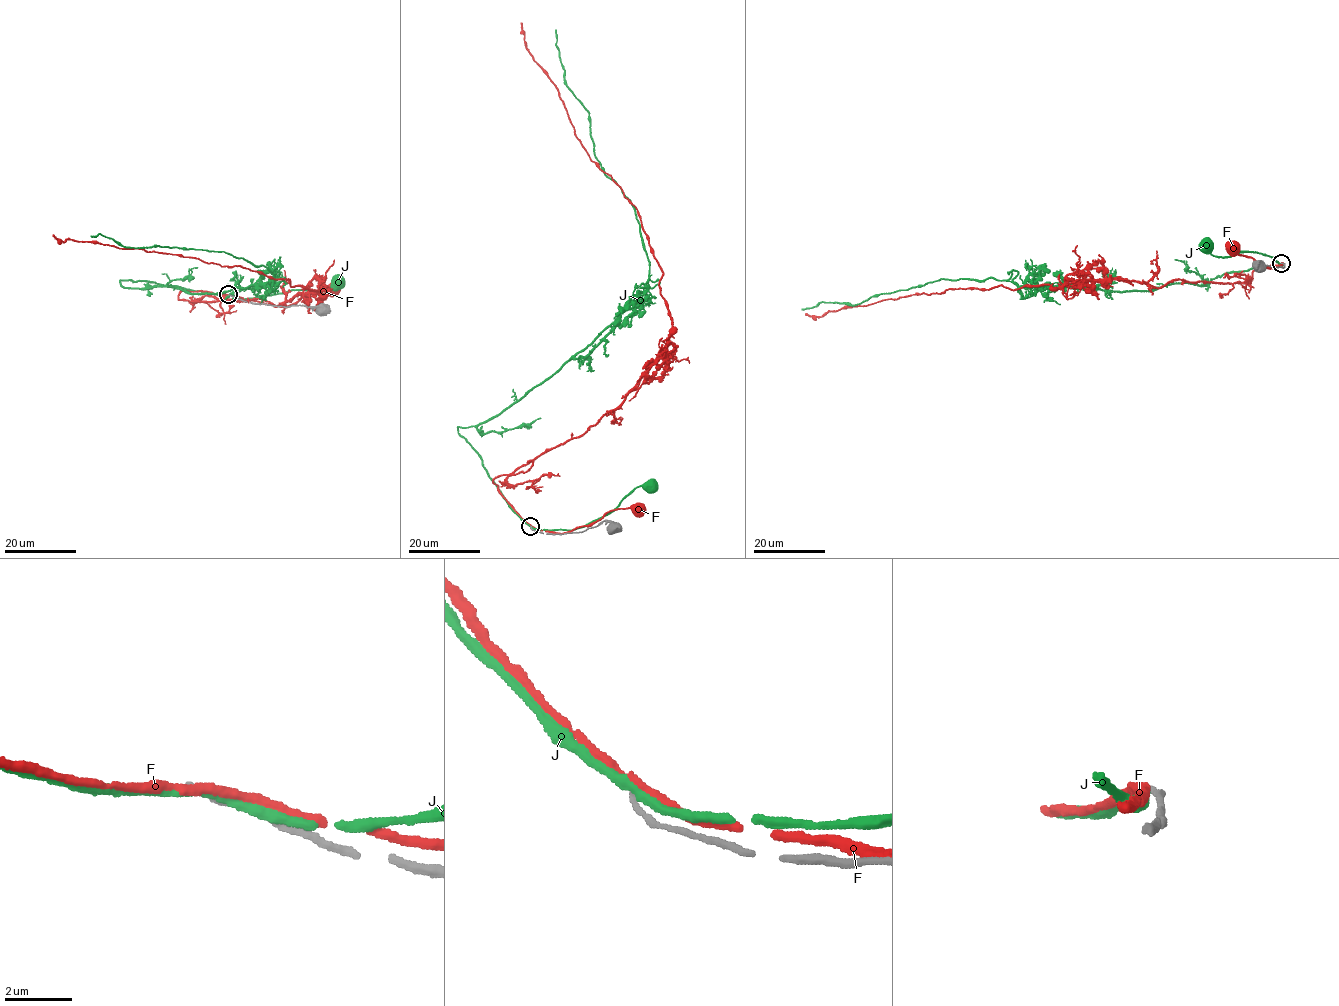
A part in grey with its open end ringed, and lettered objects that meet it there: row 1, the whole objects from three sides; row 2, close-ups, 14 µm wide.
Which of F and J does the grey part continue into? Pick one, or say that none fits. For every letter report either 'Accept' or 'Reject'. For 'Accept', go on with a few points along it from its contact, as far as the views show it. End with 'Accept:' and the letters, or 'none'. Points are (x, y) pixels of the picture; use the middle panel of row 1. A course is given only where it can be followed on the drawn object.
F: Reject
J: Reject
Accept: none

